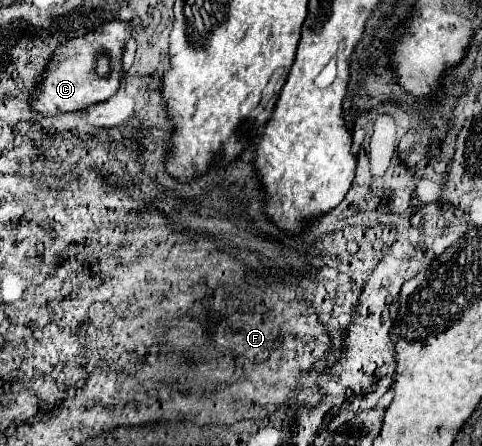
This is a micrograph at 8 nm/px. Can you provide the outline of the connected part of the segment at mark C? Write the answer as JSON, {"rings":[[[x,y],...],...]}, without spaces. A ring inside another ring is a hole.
{"rings":[[[119,20],[101,24],[83,36],[73,36],[67,42],[63,42],[53,58],[47,62],[43,76],[39,76],[35,90],[31,92],[31,108],[43,116],[57,116],[57,114],[67,114],[67,112],[77,112],[87,106],[99,104],[109,100],[111,96],[117,94],[119,84],[121,84],[121,56],[127,38],[131,36],[131,24],[123,24]],[[107,52],[111,60],[115,60],[115,68],[111,68],[111,76],[107,80],[99,80],[95,76],[95,60],[99,54]]]}

